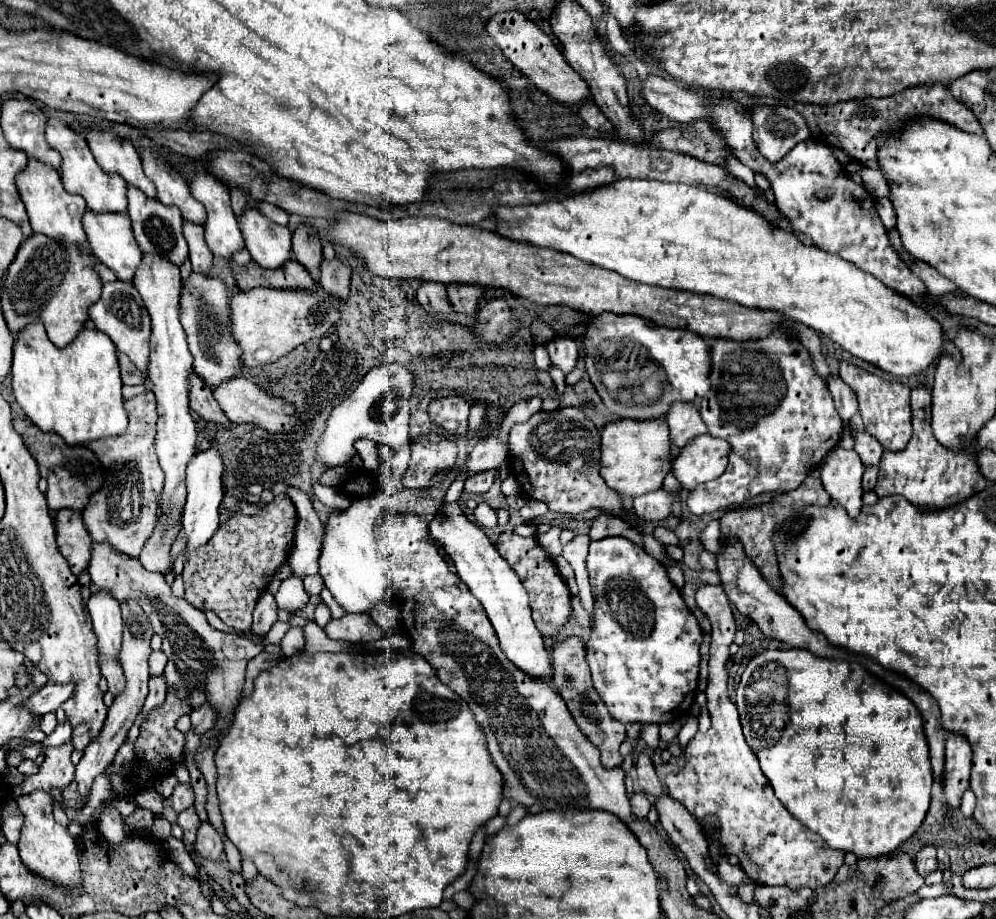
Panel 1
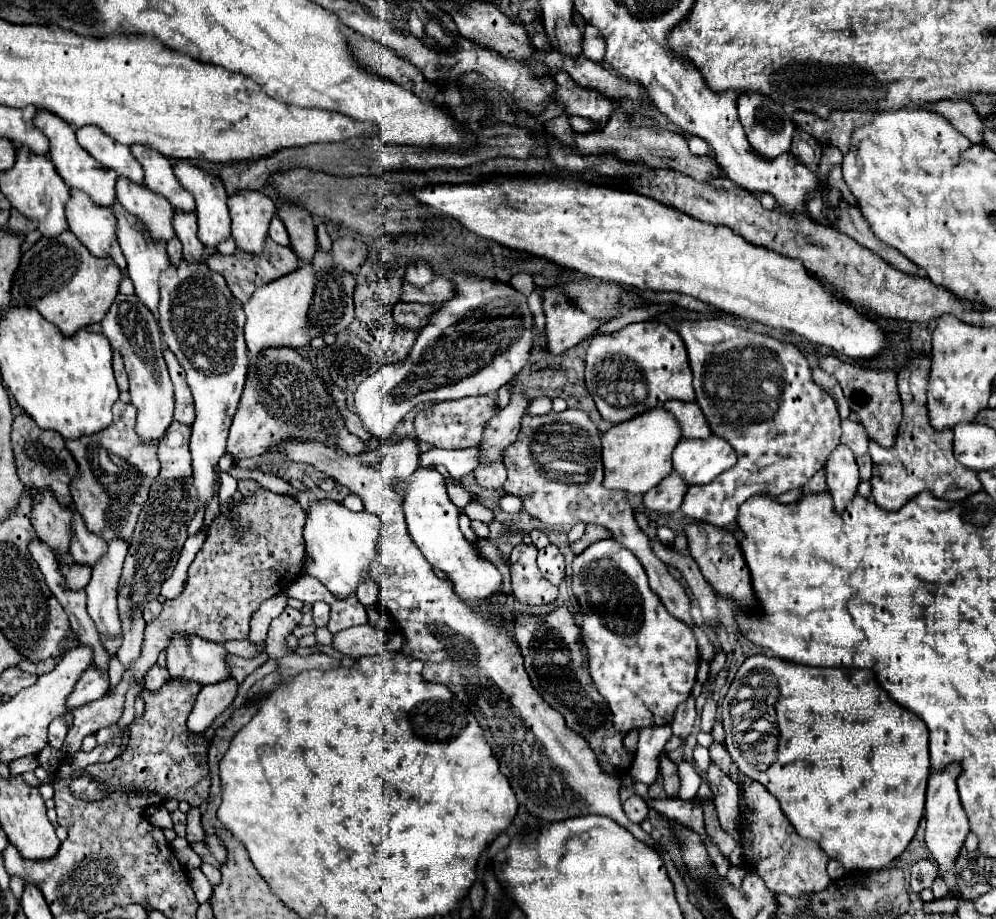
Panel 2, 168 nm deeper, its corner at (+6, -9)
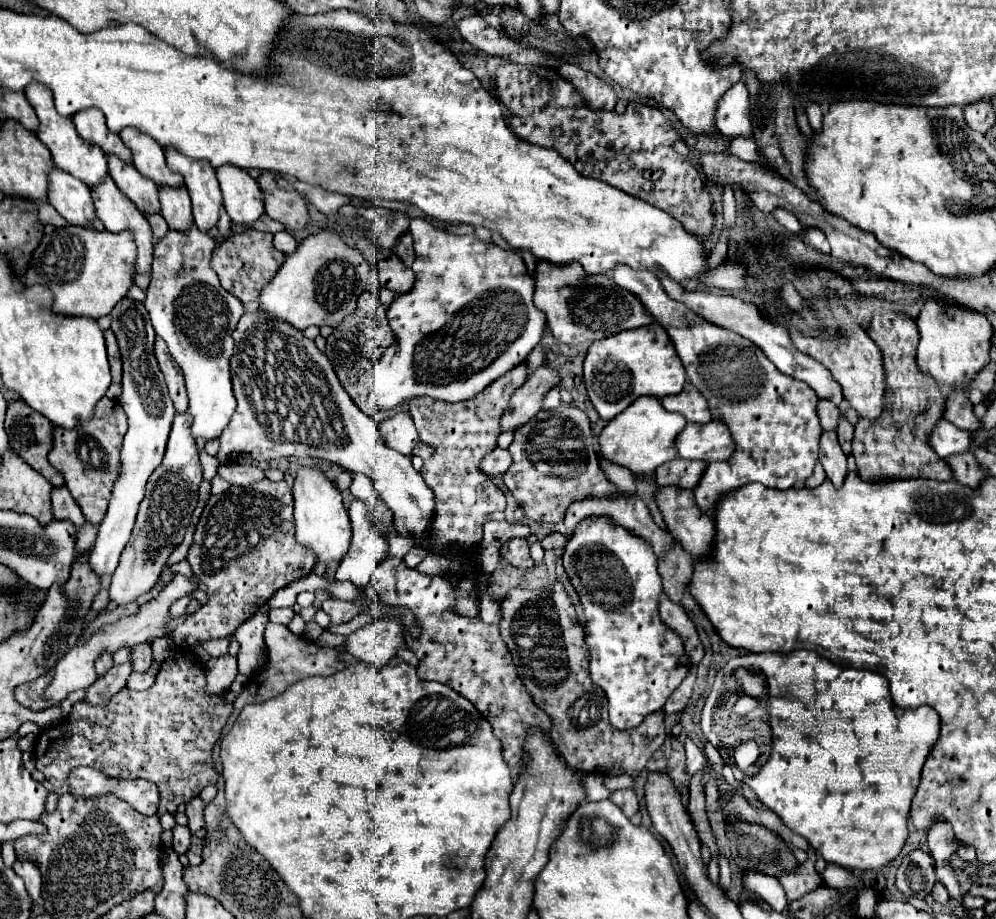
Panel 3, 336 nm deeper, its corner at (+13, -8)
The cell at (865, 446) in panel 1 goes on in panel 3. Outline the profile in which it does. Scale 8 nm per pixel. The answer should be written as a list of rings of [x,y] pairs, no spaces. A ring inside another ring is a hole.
[[[820,400],[818,414],[820,414],[820,424],[824,426],[824,430],[838,430],[842,412],[840,412],[840,408],[836,404],[832,404],[828,400]]]

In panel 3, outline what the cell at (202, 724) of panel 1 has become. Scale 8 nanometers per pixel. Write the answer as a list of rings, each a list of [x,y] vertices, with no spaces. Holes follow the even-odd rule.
[[[224,656],[224,658],[212,658],[208,664],[206,672],[206,692],[210,696],[222,696],[224,692],[230,690],[230,684],[234,682],[238,674],[236,668],[236,658],[234,656]]]

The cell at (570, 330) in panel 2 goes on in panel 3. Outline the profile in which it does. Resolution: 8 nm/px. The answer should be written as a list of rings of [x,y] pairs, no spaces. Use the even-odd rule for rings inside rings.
[[[538,260],[534,282],[534,306],[546,314],[546,324],[552,336],[562,344],[594,342],[620,330],[652,322],[652,316],[640,306],[640,300],[616,286],[610,274],[584,274],[580,266],[548,266]]]

